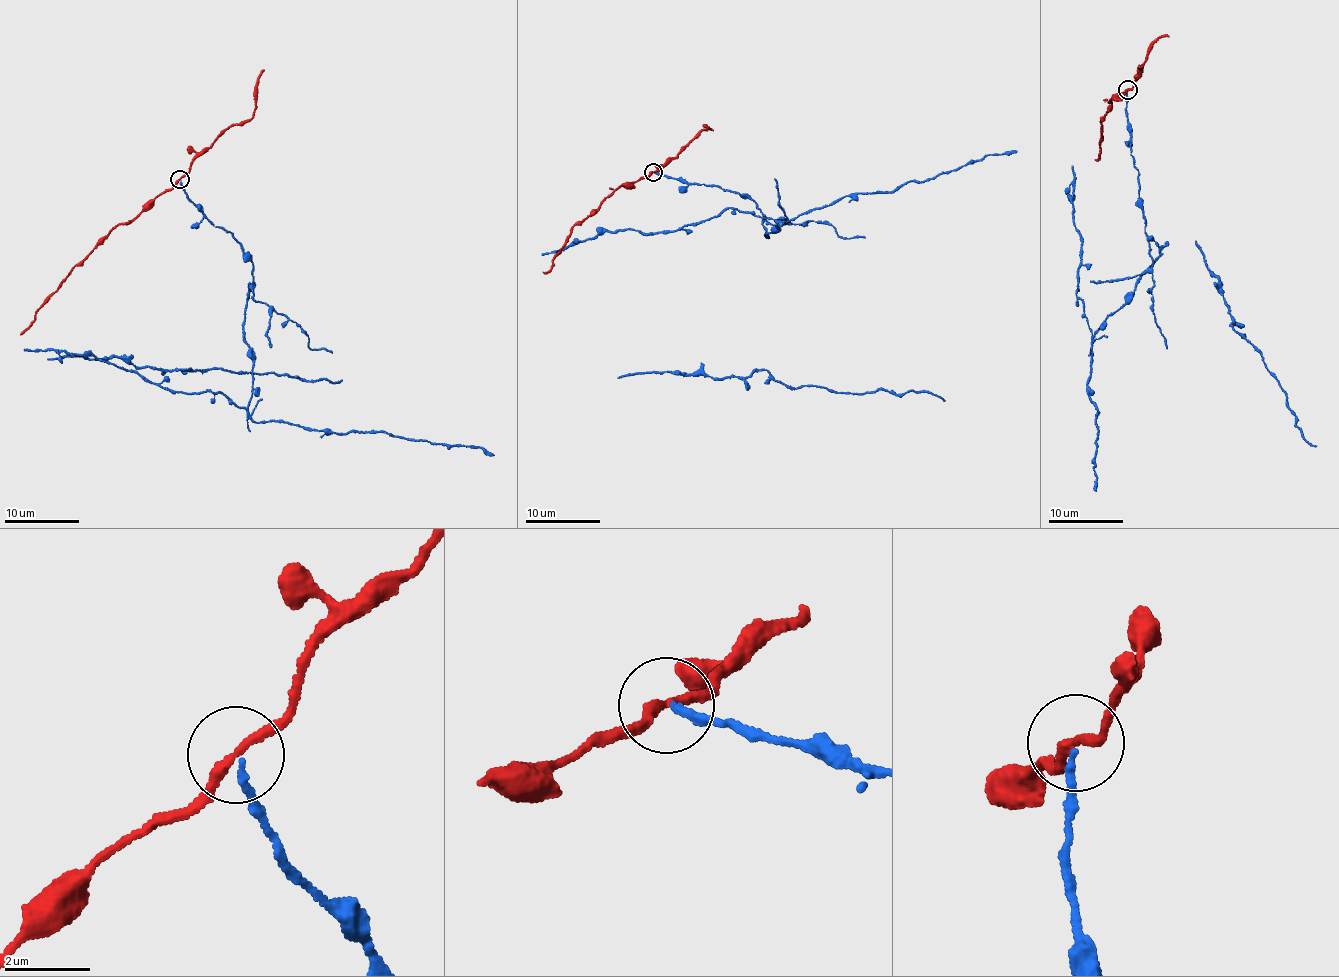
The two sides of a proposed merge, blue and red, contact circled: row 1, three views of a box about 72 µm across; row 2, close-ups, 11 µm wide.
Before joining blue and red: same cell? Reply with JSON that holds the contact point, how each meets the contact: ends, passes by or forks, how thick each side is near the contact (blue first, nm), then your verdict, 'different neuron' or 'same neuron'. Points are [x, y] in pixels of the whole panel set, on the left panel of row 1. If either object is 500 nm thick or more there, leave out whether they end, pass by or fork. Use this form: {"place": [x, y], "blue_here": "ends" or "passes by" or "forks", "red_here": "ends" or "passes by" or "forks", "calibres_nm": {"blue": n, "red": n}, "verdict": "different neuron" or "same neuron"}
{"place": [179, 179], "blue_here": "ends", "red_here": "passes by", "calibres_nm": {"blue": 140, "red": 200}, "verdict": "different neuron"}

